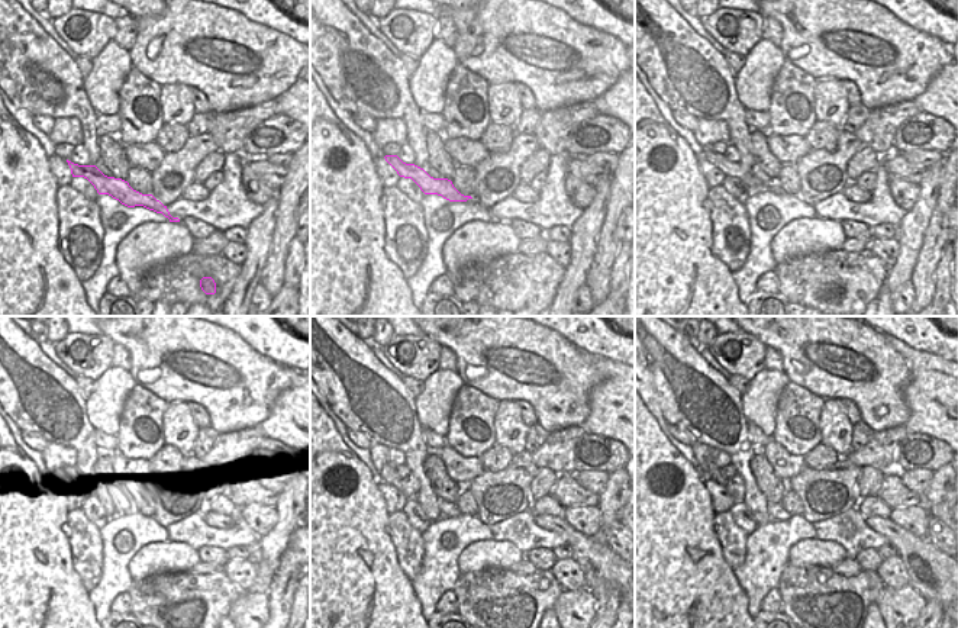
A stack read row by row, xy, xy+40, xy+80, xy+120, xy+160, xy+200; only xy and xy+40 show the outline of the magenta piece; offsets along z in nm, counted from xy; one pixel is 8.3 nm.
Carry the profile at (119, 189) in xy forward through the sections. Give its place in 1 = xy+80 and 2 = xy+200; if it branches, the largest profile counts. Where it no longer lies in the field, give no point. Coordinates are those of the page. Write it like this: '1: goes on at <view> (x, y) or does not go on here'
1: goes on at xy+80 (729, 168)
2: goes on at xy+200 (713, 473)

